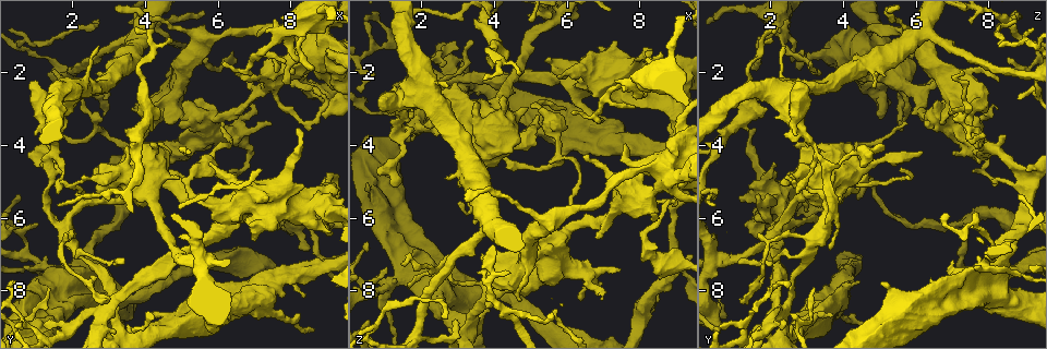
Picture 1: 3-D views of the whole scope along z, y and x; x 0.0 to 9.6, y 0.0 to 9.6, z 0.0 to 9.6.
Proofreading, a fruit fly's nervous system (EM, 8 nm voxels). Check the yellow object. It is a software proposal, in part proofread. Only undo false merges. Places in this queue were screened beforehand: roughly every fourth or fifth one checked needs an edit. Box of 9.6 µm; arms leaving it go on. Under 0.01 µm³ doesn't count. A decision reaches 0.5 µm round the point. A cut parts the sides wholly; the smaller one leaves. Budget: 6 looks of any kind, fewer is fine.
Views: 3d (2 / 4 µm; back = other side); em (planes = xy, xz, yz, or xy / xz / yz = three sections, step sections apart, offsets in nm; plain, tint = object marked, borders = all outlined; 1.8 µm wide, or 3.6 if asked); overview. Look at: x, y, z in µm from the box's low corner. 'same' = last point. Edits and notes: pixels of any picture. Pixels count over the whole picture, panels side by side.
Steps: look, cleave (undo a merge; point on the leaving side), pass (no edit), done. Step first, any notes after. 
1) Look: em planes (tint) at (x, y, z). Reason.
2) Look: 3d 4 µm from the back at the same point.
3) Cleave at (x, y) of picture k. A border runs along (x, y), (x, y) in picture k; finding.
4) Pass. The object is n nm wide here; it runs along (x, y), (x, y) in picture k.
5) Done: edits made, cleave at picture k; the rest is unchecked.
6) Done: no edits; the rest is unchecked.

Look: 3d 2 µm at (0.65, 7.00, 8.00). Four-way junction.

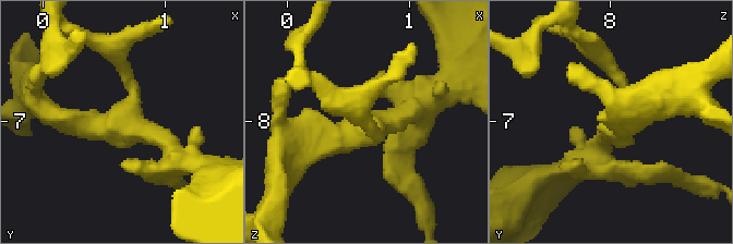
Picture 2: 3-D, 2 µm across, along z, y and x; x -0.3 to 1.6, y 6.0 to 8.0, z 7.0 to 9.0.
Look: em yz step 4 (tint) at (0.68, 6.98, 8.06). 4 arms meet here; need the tissue.

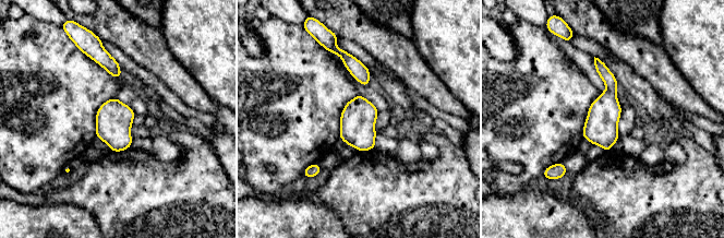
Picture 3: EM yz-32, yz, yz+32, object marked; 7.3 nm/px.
Look: em planes (tint) at the same point. Another direction.

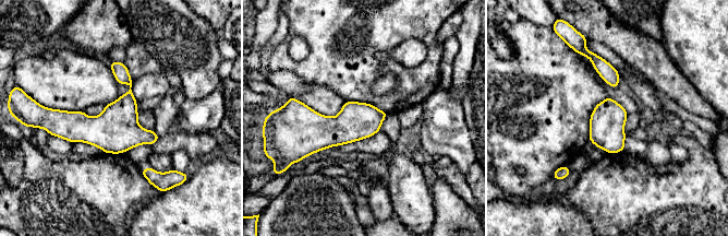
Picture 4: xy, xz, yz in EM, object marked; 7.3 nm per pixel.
Pass. One neuron here.

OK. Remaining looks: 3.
Look: em planes (tint) at (3.05, 8.55, 2.15). Abrupt turn.

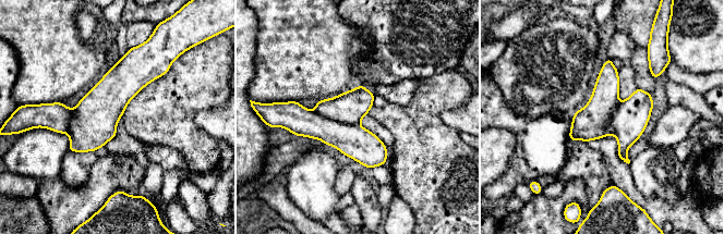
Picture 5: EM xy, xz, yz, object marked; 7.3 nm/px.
Cleave at (349, 108) of picture 5. The object is 300 nm wide here; a border runs along (314, 110), (329, 119), (359, 124) in picture 5; two neurons meet here.

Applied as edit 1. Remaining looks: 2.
Look: em xz step 8 (tint) at (1.35, 4.60, 3.55). Side arm on a straight run.

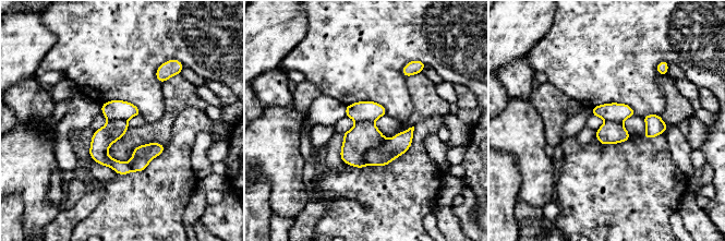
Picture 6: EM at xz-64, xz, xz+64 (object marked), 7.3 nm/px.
Look: em planes (tint) at the same point.

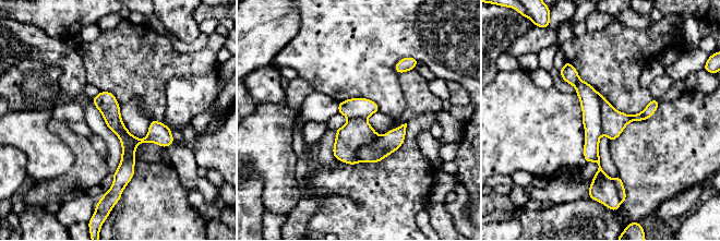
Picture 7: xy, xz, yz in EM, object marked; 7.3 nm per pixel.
Cleave at (613, 121) of picture 7. A border runs along (595, 91), (600, 105), (602, 132) in picture 7; two neurons meet here.

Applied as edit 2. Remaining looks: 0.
Done: edits made, cleave at picture 5, cleave at picture 7; the rest is unchecked.

